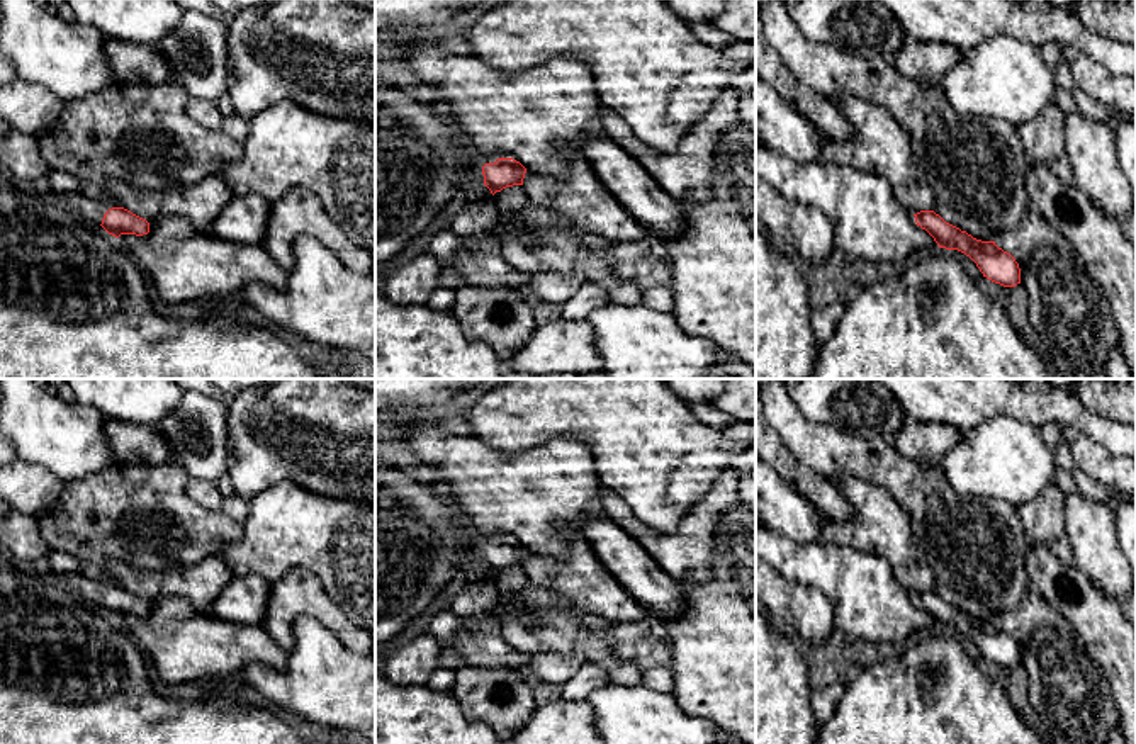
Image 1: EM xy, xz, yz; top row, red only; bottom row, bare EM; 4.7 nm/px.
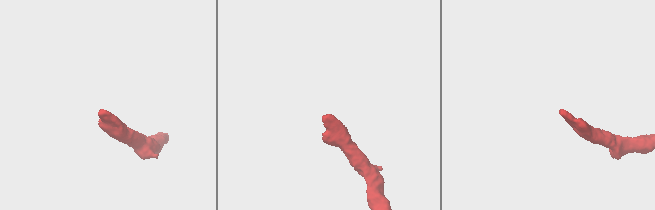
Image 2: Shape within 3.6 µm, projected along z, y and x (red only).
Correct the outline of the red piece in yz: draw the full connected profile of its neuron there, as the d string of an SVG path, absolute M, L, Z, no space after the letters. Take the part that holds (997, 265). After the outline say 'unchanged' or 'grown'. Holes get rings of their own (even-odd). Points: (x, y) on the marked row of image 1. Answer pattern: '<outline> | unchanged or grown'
M920 211L915 216L917 226L925 229L939 248L958 250L970 256L983 277L1004 287L1021 284L1021 268L1015 258L998 248L995 241L981 241L946 223L934 211Z | unchanged

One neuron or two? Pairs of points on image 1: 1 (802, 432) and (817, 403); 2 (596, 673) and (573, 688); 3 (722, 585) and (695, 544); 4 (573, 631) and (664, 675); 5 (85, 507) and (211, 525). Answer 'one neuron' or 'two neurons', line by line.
1: two neurons
2: one neuron
3: two neurons
4: two neurons
5: one neuron

